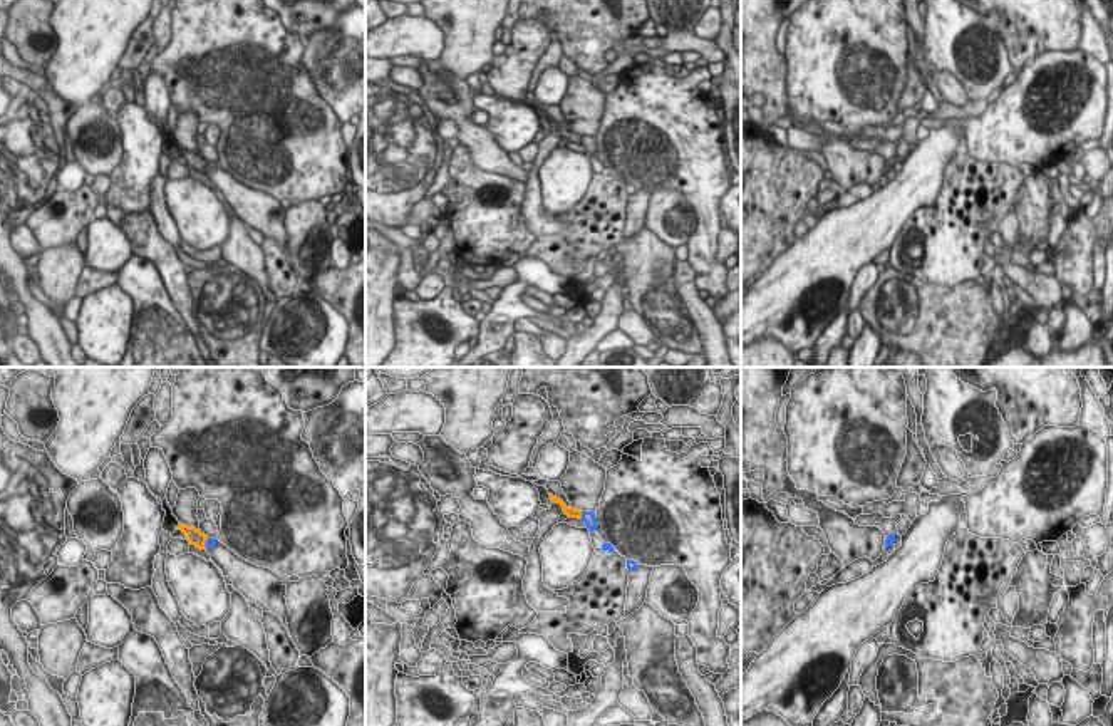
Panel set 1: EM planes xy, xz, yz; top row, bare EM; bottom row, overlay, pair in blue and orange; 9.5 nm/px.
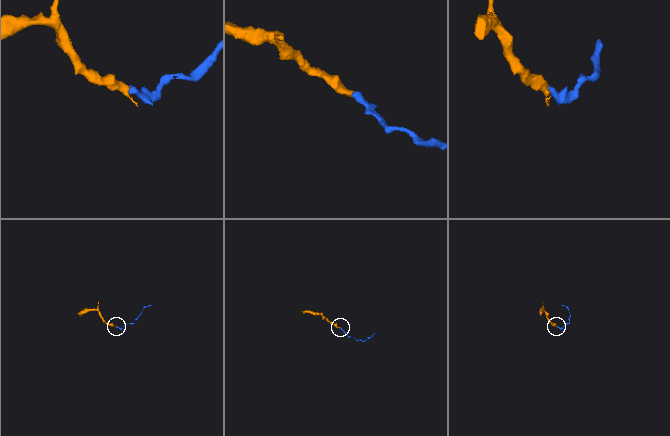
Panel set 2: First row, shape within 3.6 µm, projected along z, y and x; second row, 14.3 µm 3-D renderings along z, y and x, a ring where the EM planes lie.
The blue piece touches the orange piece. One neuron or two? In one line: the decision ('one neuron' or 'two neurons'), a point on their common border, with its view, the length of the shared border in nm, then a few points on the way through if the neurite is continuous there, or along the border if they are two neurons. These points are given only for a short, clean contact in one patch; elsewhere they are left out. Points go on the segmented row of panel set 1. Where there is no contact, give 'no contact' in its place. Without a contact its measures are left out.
two neurons | xz (582, 515) | 90 nm | along xz (582, 512), (579, 518)

